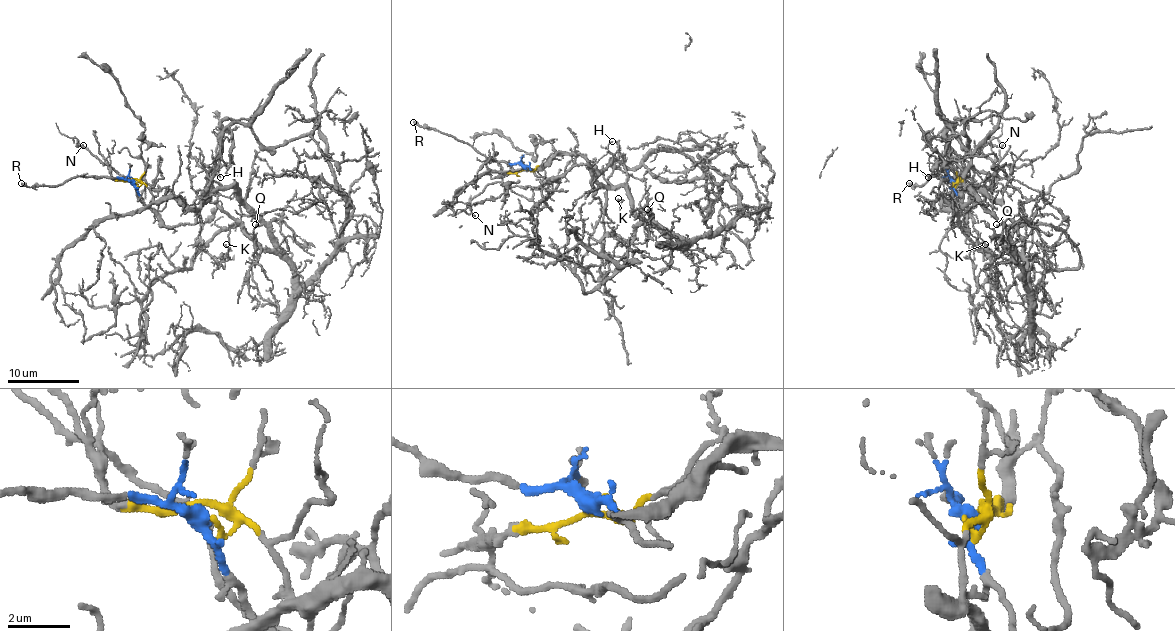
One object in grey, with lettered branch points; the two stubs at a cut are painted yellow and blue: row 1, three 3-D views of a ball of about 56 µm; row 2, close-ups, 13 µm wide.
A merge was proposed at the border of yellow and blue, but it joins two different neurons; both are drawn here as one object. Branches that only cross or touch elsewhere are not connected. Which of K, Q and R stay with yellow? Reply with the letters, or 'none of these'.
K, Q

